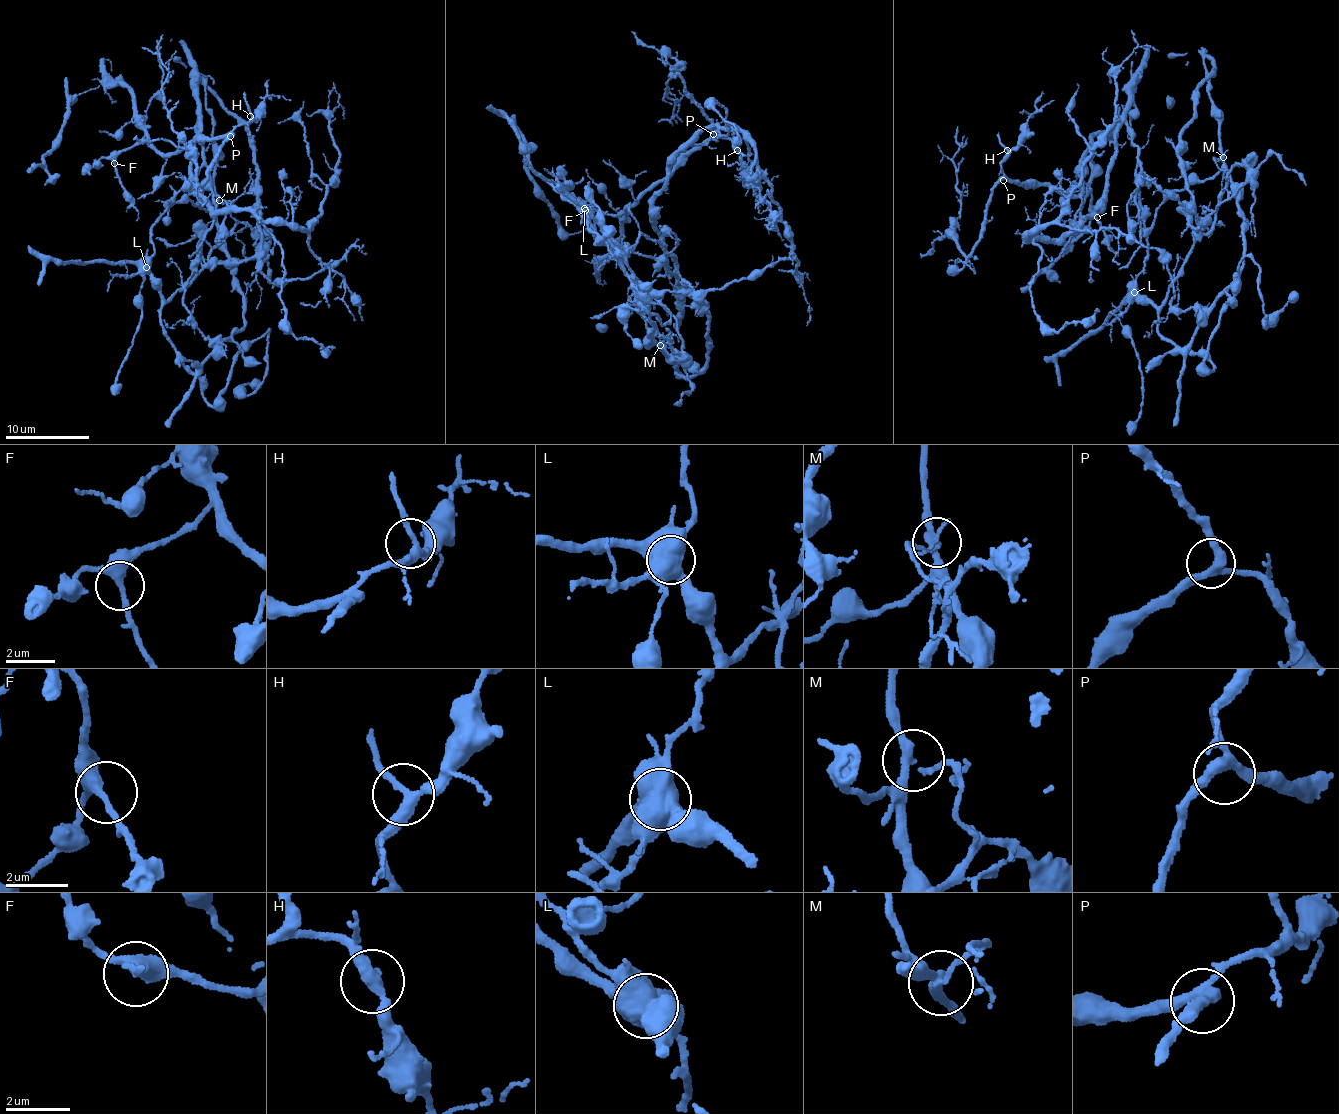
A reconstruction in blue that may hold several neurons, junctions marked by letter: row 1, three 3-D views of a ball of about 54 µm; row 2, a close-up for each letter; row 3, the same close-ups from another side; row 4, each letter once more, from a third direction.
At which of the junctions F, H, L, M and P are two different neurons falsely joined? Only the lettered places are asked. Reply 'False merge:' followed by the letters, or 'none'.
False merge: L, M

